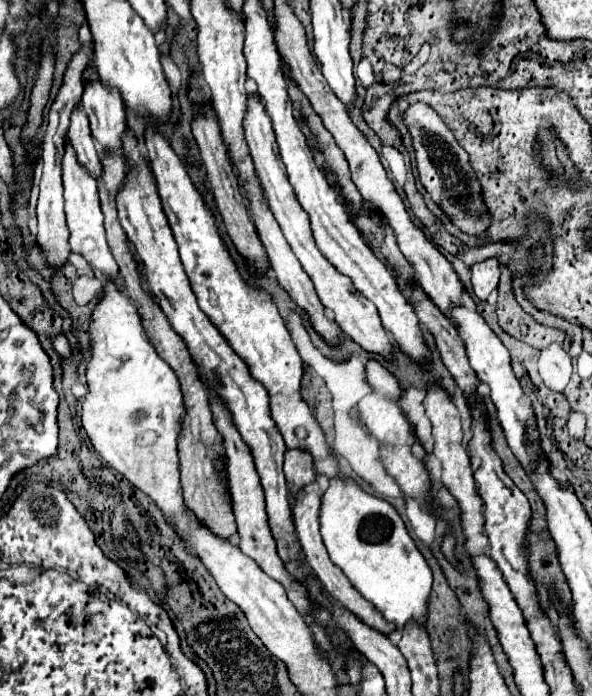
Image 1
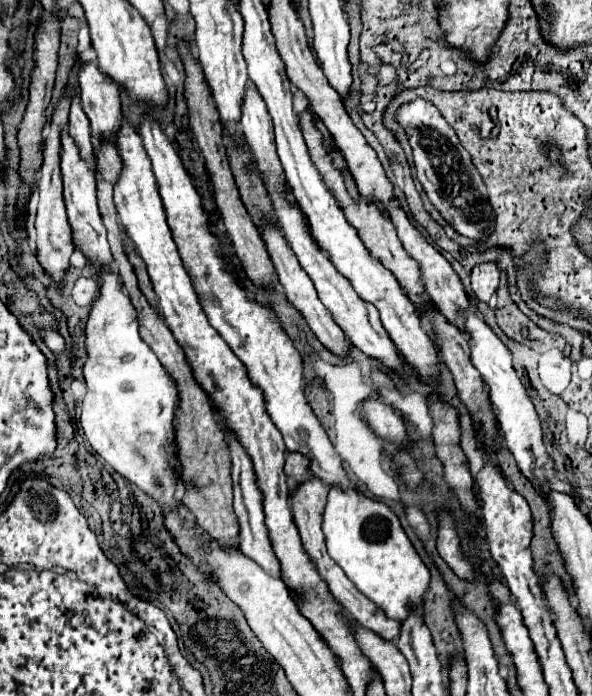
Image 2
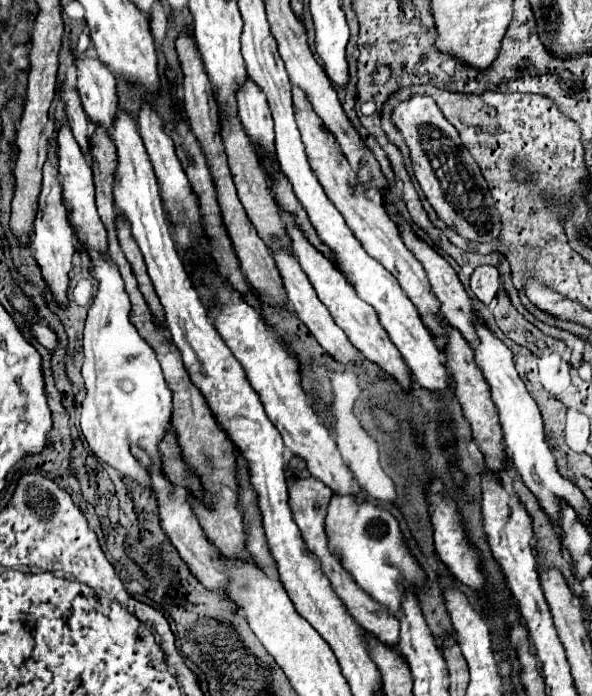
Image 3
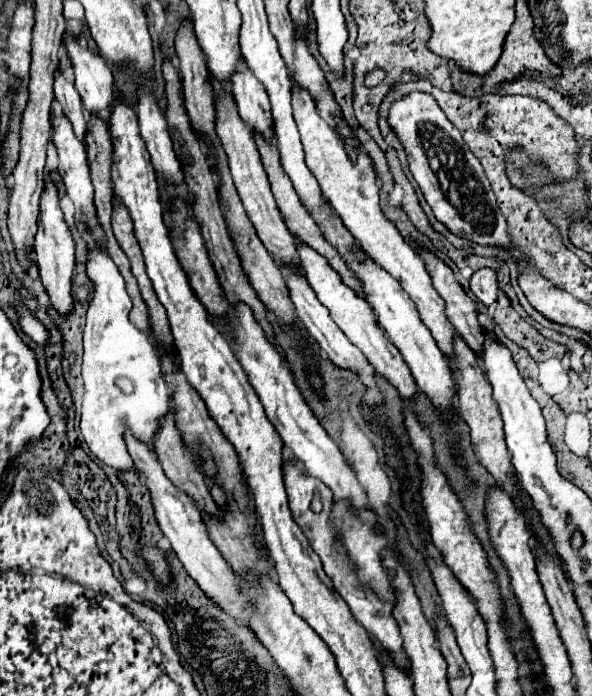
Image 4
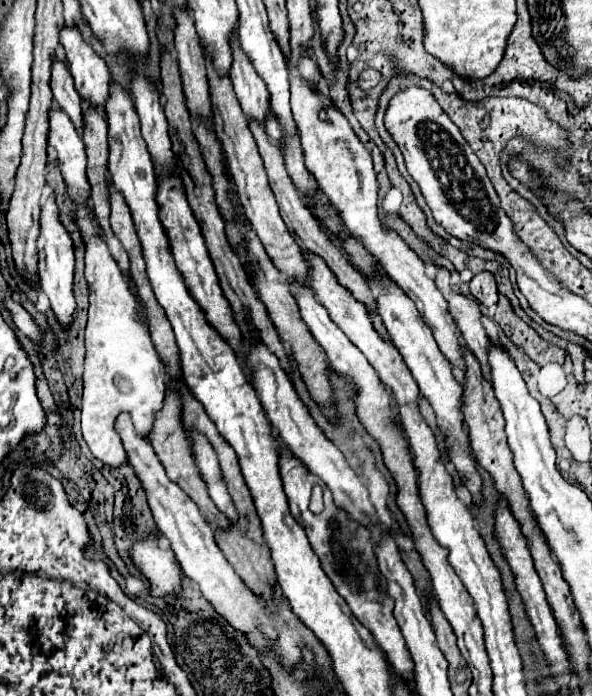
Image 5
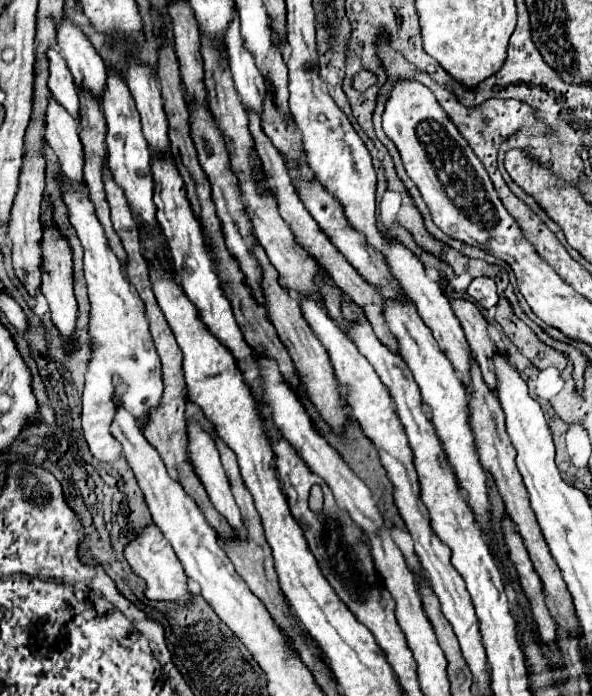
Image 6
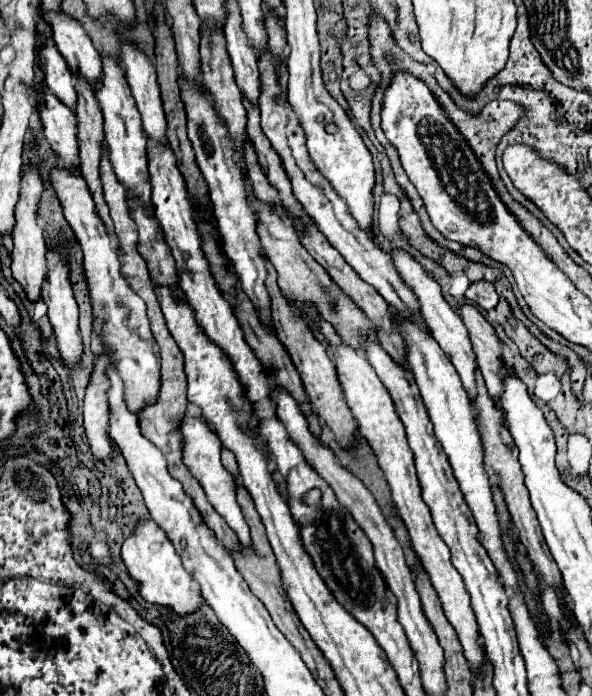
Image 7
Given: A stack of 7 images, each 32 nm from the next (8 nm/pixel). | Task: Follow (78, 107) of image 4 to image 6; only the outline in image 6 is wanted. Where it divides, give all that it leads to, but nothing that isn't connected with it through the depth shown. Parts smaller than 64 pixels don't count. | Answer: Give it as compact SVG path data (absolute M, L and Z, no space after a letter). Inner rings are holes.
M48 48L46 50L48 56L48 88L52 92L52 96L68 110L72 112L72 116L76 118L78 112L78 92L72 80L72 74L68 72L66 60L60 56L60 52L56 48Z

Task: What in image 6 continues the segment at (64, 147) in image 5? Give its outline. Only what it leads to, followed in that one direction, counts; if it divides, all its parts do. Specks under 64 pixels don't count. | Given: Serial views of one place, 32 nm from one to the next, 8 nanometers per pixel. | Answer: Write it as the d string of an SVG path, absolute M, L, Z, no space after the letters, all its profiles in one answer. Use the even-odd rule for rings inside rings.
M52 96L44 112L44 122L46 122L44 138L58 154L64 176L84 182L82 178L84 158L82 158L82 144L78 138L78 122Z

